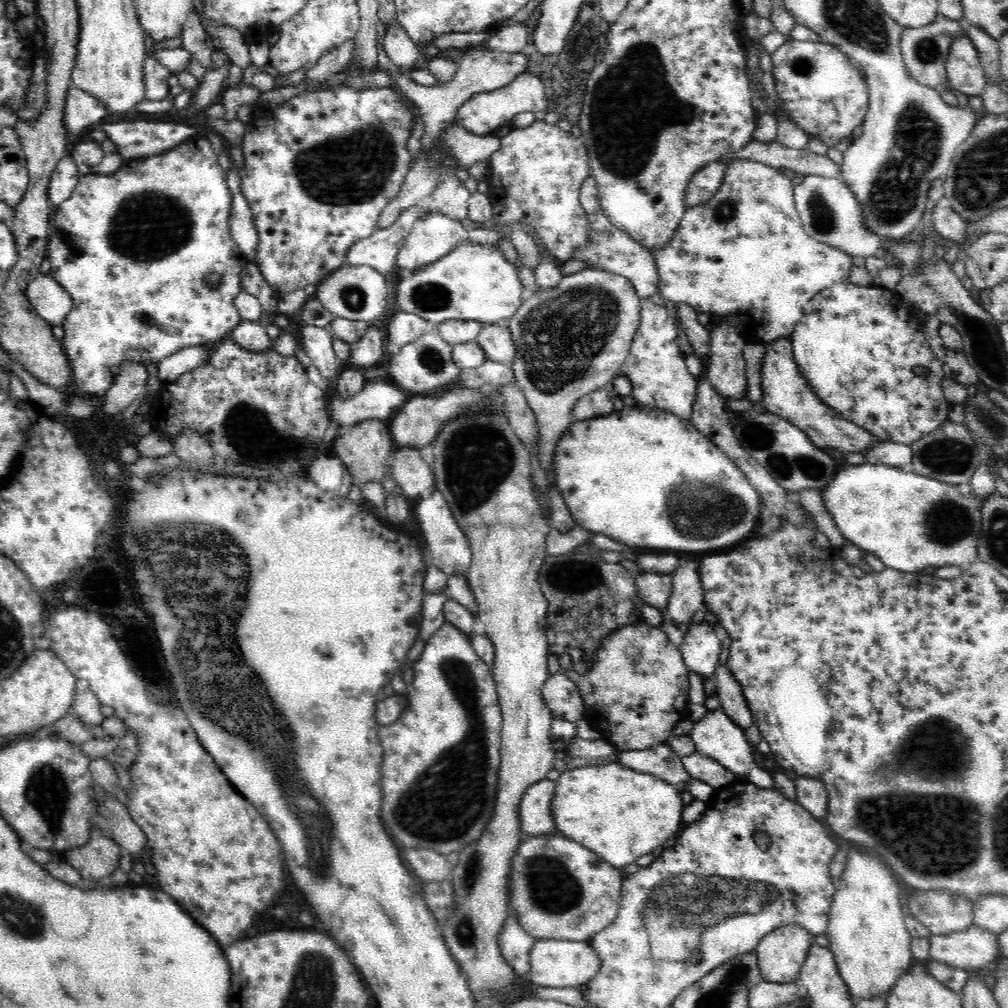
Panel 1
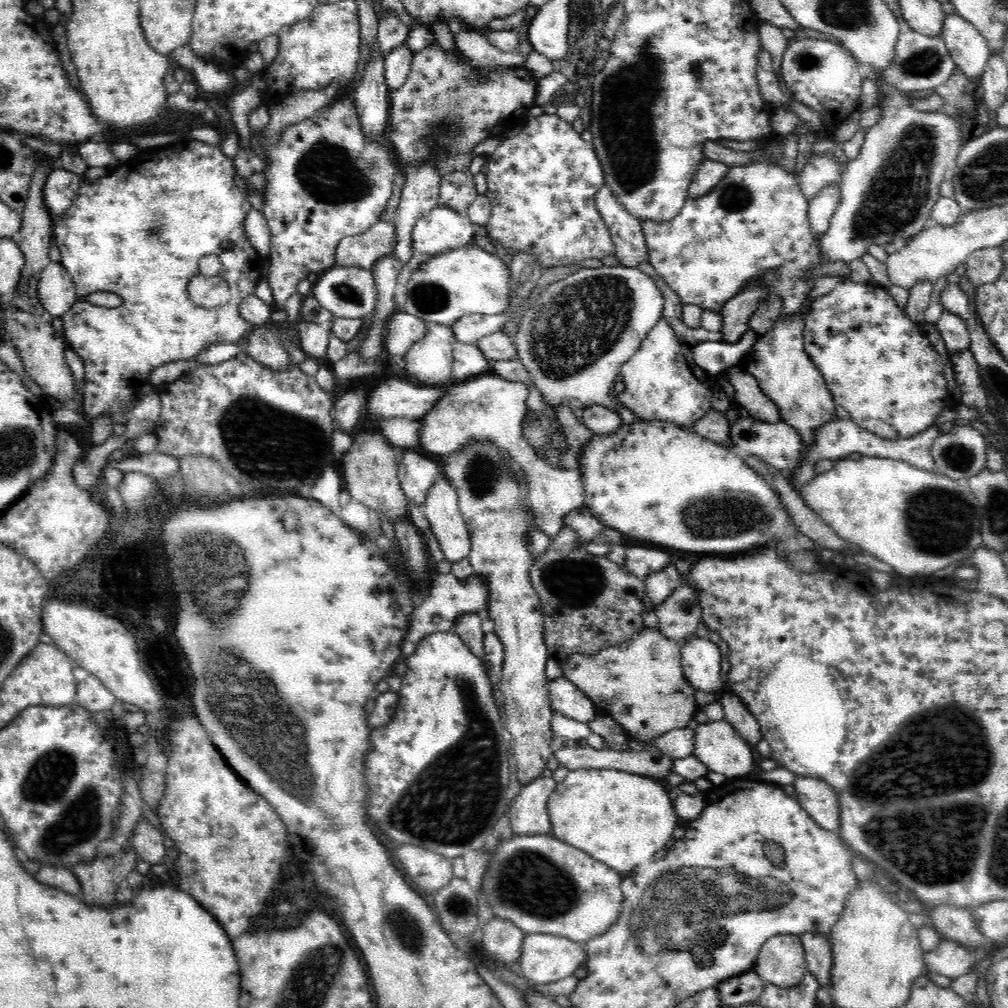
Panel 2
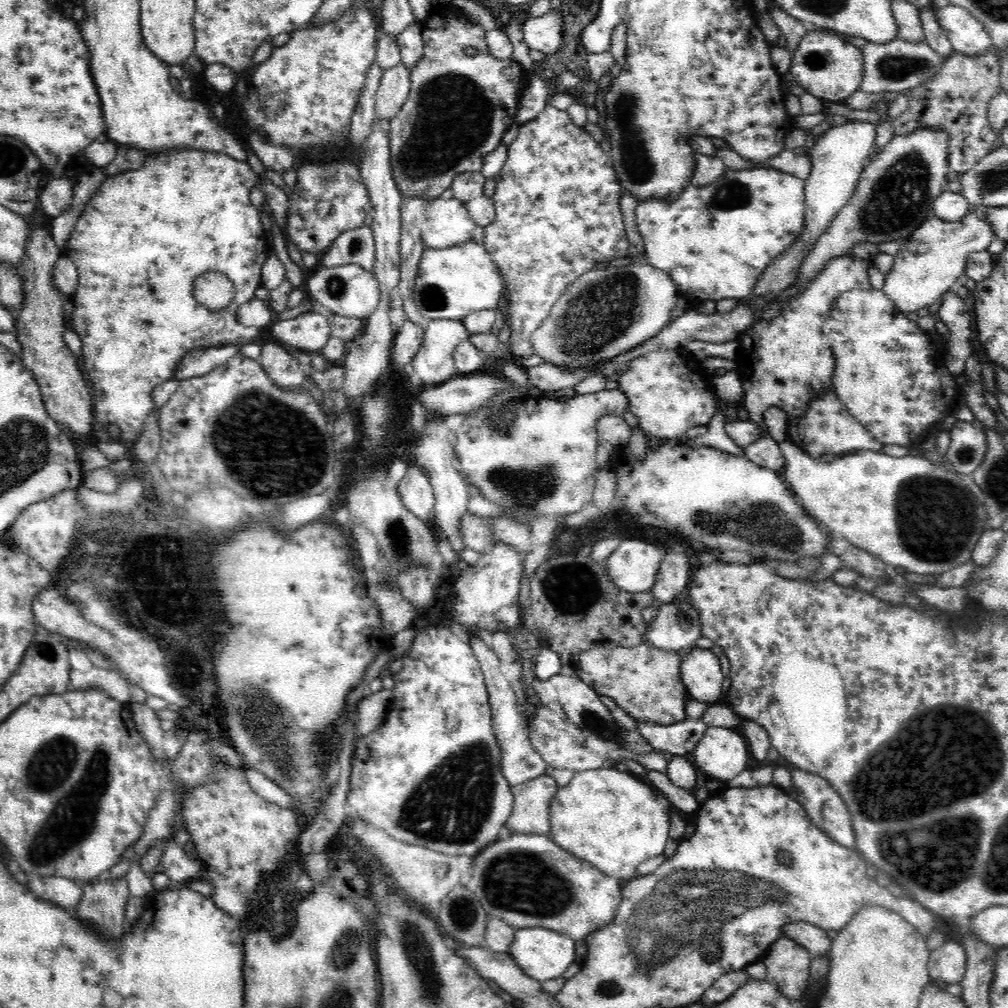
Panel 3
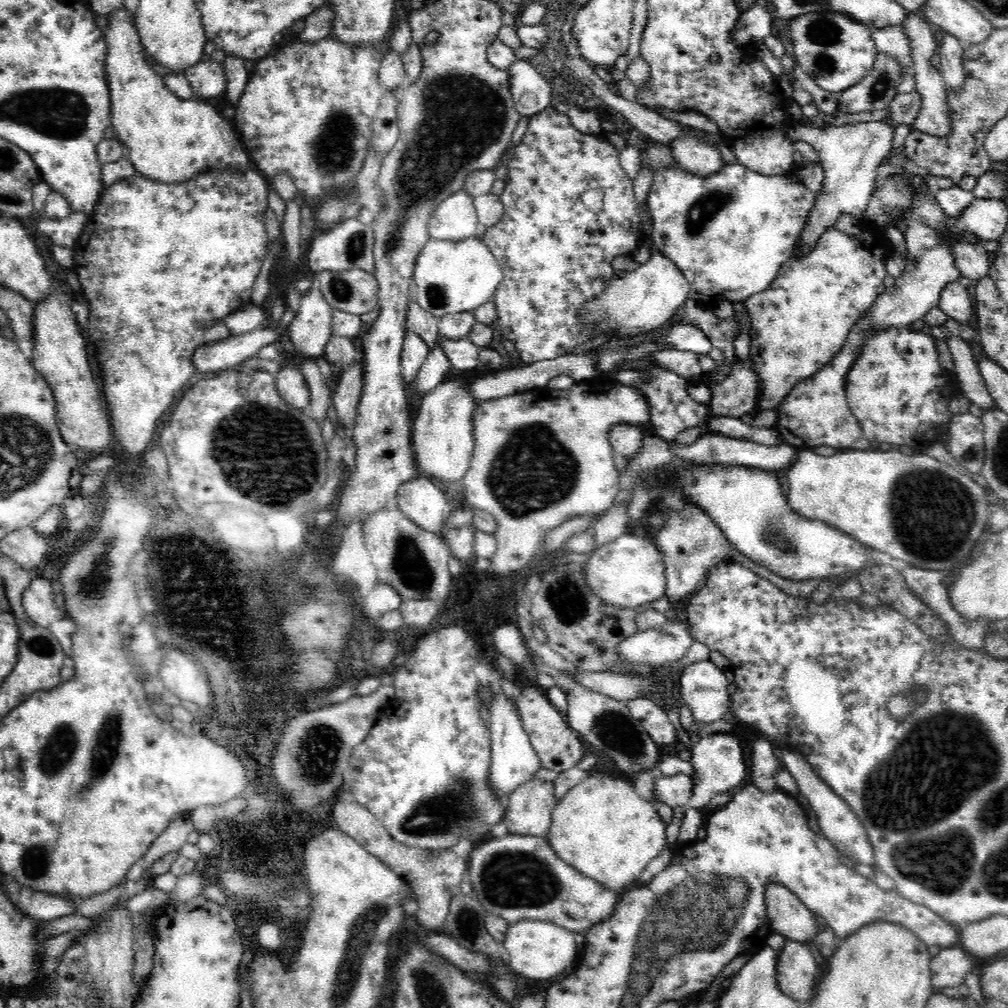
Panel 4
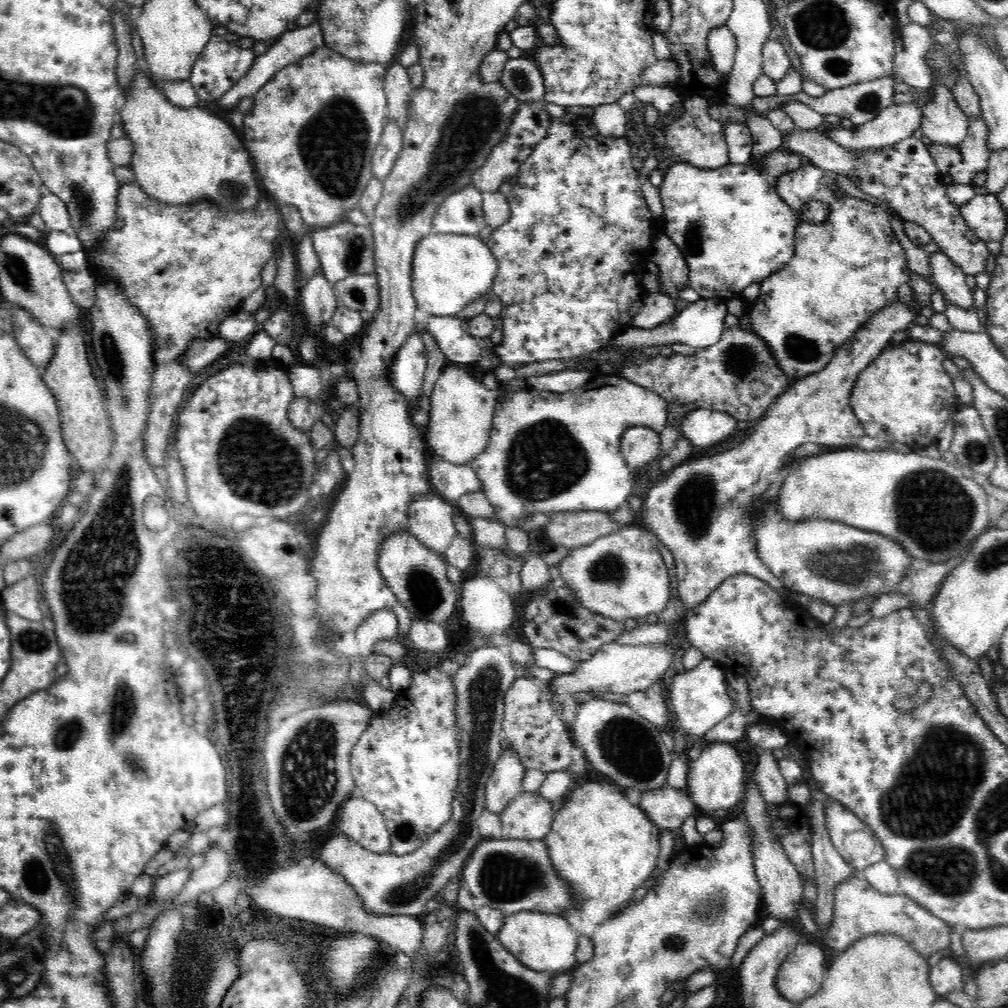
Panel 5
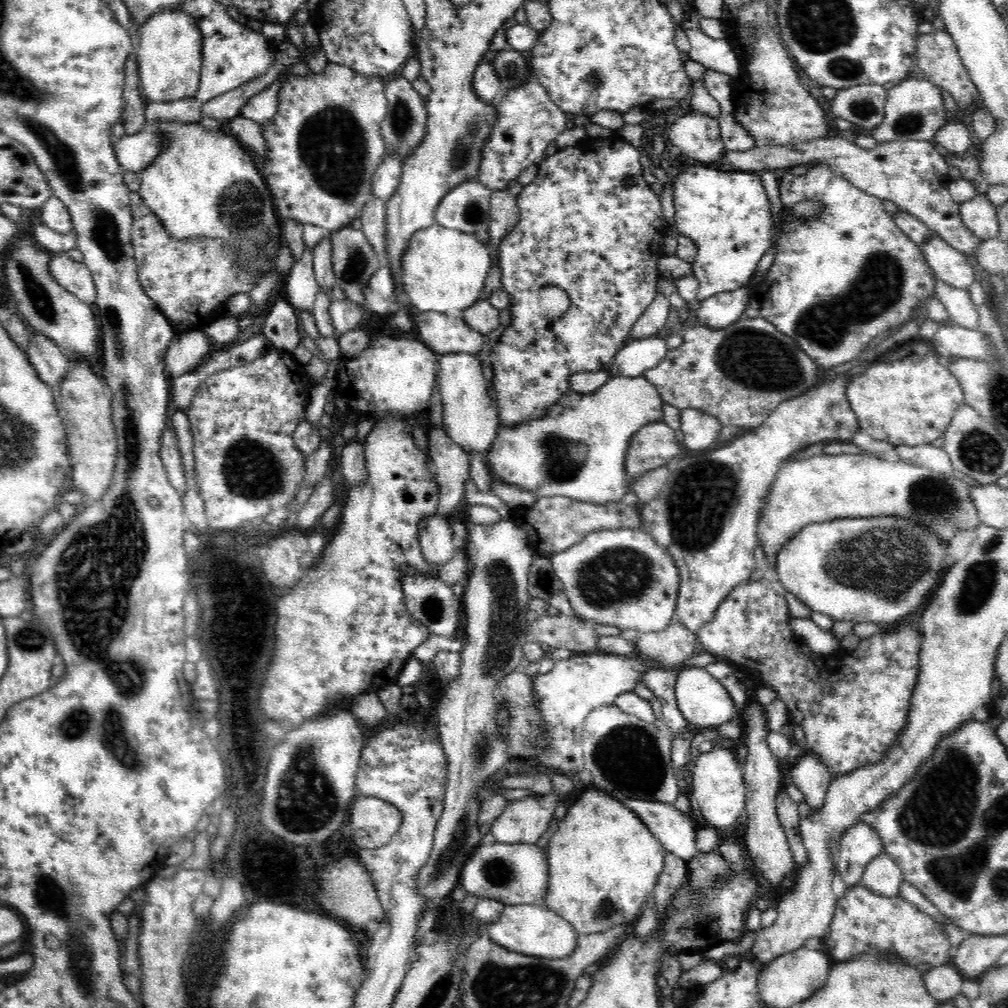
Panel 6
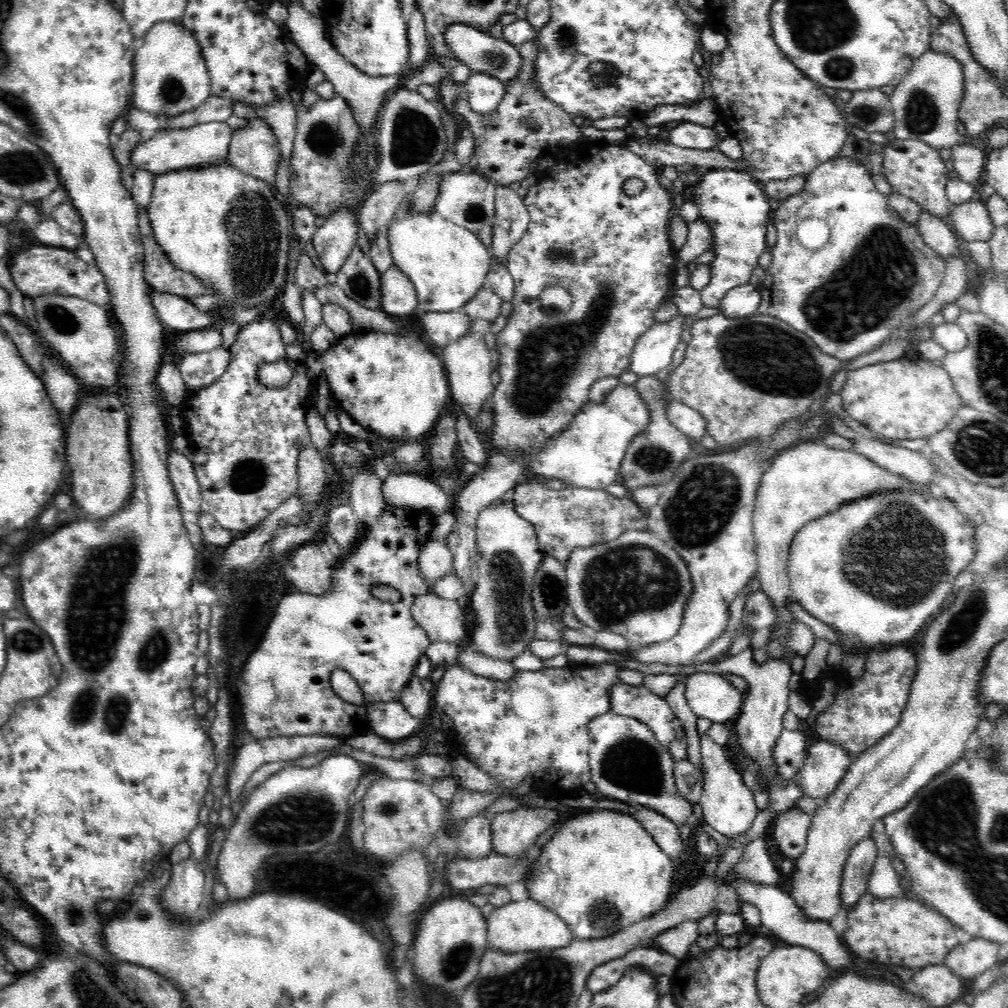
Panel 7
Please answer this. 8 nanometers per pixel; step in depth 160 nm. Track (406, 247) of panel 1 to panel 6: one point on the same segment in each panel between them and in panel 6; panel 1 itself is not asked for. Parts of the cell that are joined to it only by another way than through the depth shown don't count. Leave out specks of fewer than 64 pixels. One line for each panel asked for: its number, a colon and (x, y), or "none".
2: (442, 229)
3: (448, 223)
4: (455, 218)
5: (461, 213)
6: (466, 208)

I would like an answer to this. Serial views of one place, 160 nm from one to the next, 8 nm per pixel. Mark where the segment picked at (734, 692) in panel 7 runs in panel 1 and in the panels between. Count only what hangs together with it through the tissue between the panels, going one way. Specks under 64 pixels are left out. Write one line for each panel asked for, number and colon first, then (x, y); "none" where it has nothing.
1: (700, 648)
2: (701, 659)
3: (700, 669)
4: (703, 686)
5: (699, 697)
6: (704, 702)

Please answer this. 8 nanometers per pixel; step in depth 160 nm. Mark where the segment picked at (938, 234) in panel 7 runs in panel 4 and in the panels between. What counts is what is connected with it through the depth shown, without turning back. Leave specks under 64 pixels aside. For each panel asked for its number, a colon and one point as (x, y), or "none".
4: (955, 301)
5: (951, 280)
6: (950, 265)

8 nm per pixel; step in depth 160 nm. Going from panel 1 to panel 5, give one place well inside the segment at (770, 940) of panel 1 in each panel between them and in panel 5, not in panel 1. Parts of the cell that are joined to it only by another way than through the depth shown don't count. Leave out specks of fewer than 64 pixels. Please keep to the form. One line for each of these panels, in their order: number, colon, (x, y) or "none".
2: (781, 961)
3: (787, 963)
4: (796, 966)
5: (801, 974)

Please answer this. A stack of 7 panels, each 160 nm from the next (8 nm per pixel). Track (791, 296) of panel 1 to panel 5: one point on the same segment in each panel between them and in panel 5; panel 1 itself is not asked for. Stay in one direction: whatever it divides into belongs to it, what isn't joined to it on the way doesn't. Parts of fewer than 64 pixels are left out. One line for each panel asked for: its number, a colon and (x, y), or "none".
2: (752, 228)
3: (715, 240)
4: (729, 233)
5: (730, 223)

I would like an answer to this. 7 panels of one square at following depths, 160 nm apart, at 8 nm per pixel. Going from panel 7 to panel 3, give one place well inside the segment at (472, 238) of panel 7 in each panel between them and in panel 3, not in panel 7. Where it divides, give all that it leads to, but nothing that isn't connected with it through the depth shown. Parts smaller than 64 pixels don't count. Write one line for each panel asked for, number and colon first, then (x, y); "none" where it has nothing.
3: (452, 282)
4: (451, 276)
5: (450, 271)
6: (442, 270)

